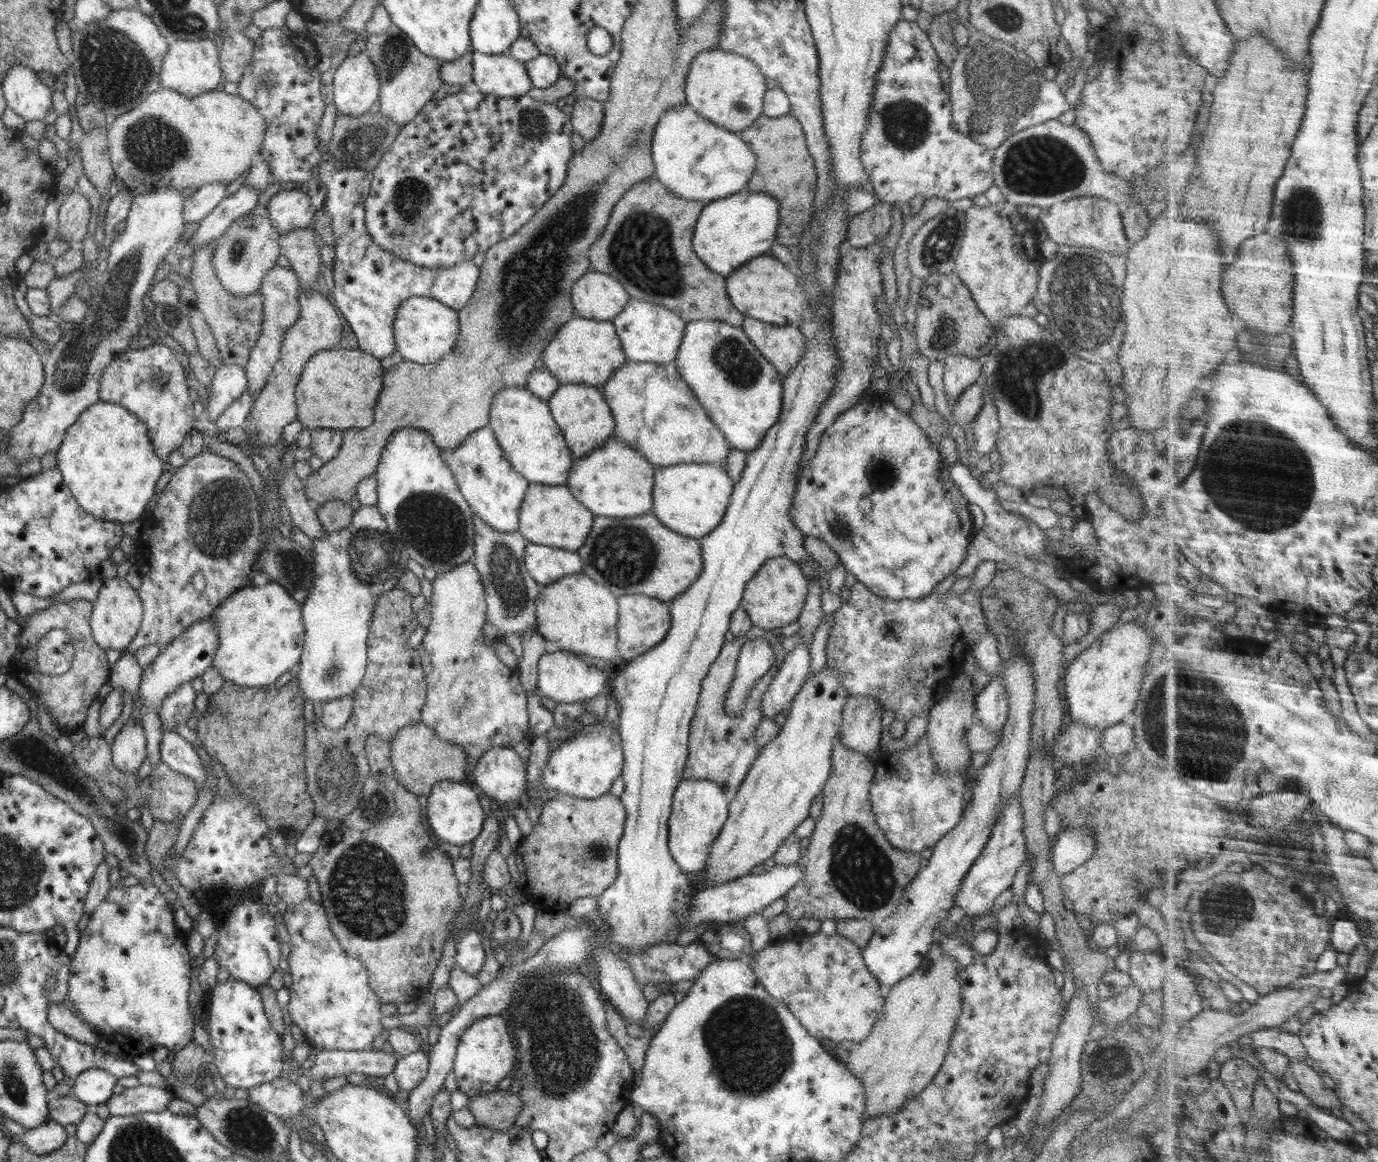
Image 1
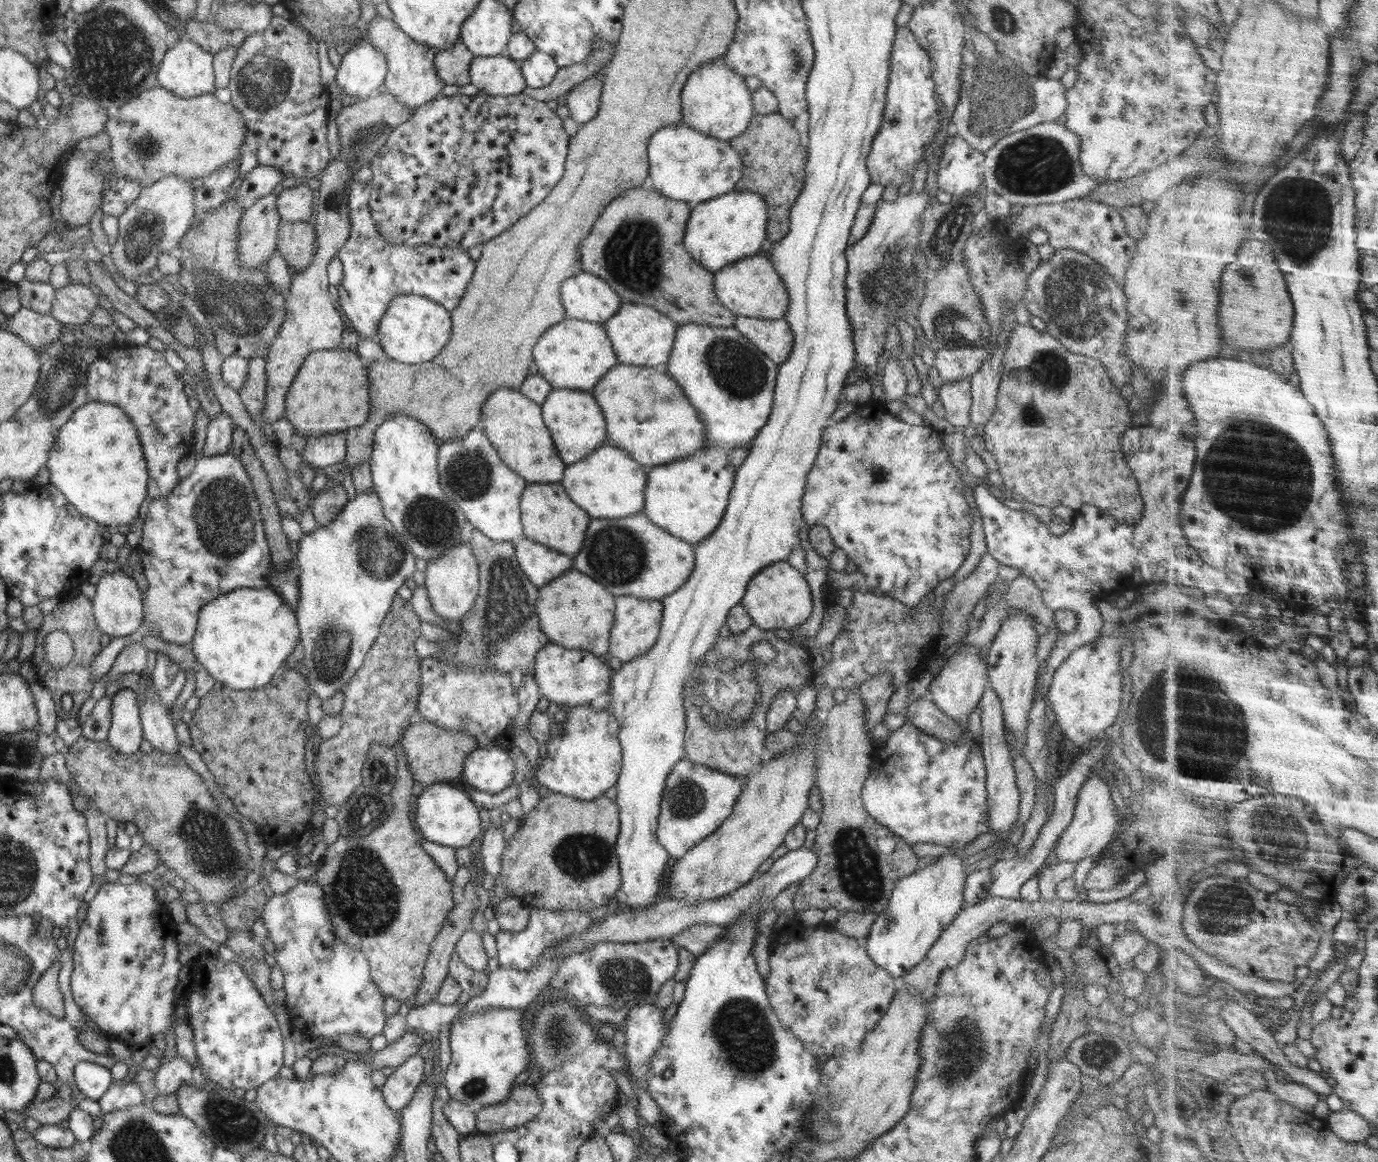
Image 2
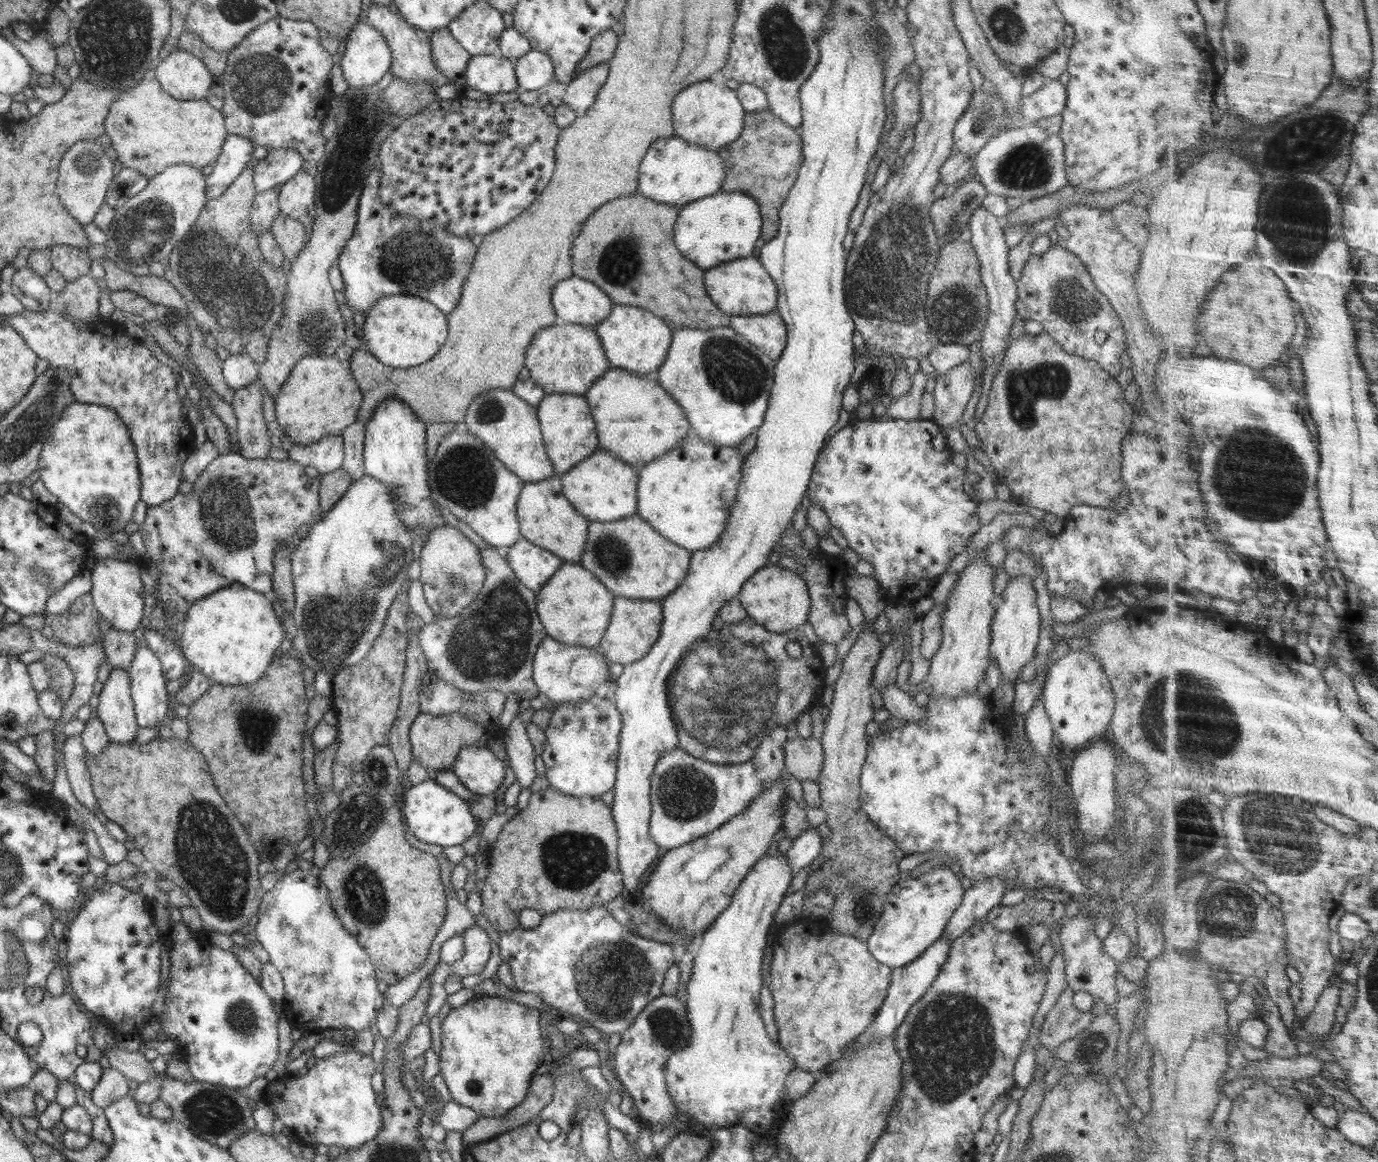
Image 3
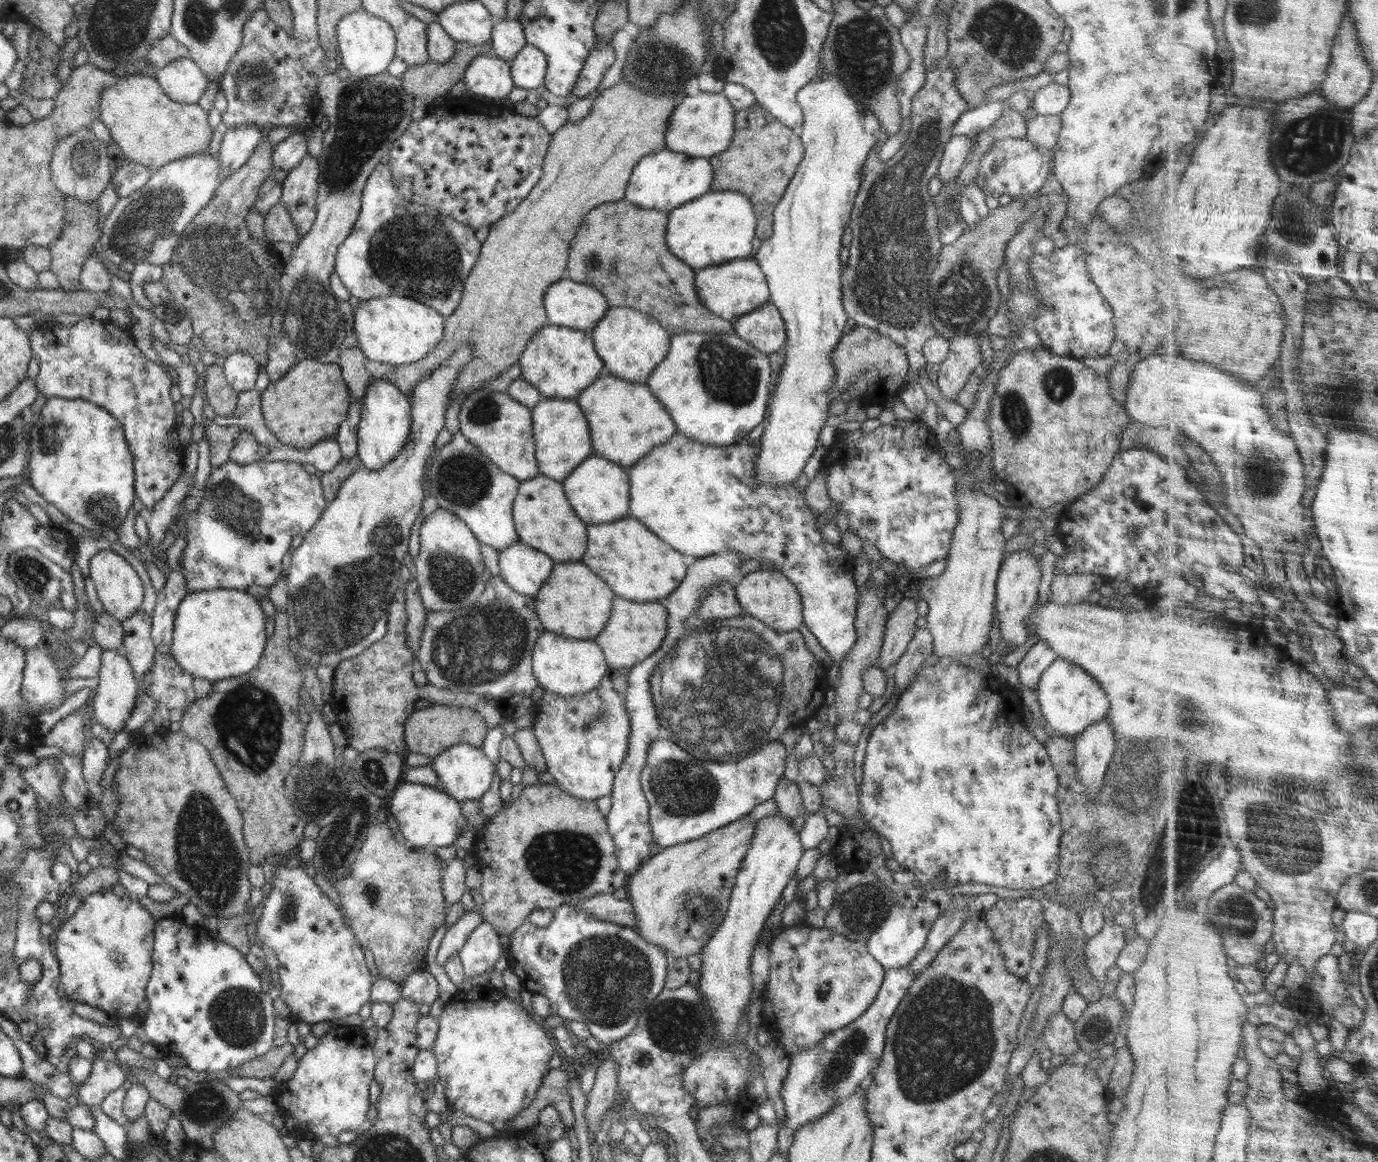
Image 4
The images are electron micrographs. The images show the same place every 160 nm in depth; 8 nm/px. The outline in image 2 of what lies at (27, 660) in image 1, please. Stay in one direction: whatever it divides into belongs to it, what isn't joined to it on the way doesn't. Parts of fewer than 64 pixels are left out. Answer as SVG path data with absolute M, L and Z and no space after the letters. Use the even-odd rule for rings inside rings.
M79 594L78 597L70 598L62 602L52 612L44 615L41 627L37 630L35 653L30 660L32 660L35 665L38 682L51 692L51 697L56 703L57 716L60 720L78 718L81 706L84 704L84 701L91 696L94 685L97 682L97 680L93 678L90 665L94 660L95 654L101 649L100 636L102 632L98 628L93 616L92 601L85 595ZM55 630L63 630L66 634L69 634L74 643L74 656L72 660L62 668L50 666L44 658L44 639ZM64 694L70 694L73 698L73 707L68 712L62 710L61 698Z

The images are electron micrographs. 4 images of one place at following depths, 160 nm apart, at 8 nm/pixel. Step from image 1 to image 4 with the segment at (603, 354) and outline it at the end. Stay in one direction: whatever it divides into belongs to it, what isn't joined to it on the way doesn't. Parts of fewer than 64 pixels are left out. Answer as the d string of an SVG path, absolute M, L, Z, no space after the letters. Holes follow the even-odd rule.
M546 324L528 342L518 360L521 378L535 386L545 399L576 400L581 390L605 373L590 332Z

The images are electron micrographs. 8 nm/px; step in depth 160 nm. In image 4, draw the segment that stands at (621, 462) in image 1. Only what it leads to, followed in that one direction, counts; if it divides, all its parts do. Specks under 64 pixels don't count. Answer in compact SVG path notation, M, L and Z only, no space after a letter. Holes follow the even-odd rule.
M585 458L563 481L563 491L570 506L585 524L602 524L617 521L629 512L629 473L606 458Z

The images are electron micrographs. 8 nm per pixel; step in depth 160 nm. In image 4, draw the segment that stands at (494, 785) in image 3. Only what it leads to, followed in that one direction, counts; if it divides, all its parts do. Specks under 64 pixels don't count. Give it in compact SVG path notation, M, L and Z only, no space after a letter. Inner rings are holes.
M464 743L446 748L440 756L431 759L429 766L438 775L441 791L459 803L468 800L480 800L490 789L496 771L496 767L482 749Z

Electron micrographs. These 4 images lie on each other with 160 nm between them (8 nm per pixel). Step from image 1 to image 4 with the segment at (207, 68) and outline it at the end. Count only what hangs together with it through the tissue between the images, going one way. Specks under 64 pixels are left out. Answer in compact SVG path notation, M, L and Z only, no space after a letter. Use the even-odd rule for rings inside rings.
M190 57L169 62L158 69L155 79L174 102L186 104L196 104L210 83Z

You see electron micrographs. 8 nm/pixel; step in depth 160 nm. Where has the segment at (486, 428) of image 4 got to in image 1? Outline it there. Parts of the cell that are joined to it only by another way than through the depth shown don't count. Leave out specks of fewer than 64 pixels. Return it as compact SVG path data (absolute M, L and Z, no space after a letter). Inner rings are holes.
M526 388L502 389L492 400L488 426L494 431L504 458L530 483L550 486L566 484L574 459L550 413L548 402L540 400Z

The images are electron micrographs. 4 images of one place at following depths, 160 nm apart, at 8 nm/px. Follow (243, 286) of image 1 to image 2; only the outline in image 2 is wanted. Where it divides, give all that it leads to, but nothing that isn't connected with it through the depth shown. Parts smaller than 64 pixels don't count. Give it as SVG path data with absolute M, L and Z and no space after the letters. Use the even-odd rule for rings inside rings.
M270 193L249 206L238 225L240 268L263 270L263 265L277 250L277 232L281 221L277 196Z

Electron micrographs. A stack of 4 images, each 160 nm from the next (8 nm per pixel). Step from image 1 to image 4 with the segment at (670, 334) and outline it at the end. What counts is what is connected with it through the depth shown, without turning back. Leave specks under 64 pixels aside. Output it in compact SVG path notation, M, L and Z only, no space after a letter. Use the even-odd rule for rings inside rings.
M610 307L590 334L605 366L604 374L636 383L647 380L668 354L671 342L671 336L655 318L627 307Z

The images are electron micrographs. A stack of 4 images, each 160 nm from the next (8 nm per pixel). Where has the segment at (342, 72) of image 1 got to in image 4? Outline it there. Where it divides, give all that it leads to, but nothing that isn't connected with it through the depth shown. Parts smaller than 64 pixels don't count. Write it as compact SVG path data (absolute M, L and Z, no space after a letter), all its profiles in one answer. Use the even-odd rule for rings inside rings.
M360 9L340 18L336 25L336 36L342 56L340 67L348 70L350 77L371 77L387 72L396 46L396 35L388 22Z

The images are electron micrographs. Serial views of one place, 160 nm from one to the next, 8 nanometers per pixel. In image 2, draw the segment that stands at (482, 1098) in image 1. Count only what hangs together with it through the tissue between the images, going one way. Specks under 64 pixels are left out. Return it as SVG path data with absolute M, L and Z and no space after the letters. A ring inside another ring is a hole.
M513 1085L504 1102L485 1106L475 1112L477 1133L500 1133L518 1128L540 1114L543 1102L533 1085Z

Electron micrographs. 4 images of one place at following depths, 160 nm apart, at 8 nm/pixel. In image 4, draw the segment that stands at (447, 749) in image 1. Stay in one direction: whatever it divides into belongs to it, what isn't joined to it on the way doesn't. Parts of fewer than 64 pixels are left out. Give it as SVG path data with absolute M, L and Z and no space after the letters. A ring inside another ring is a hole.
M432 703L422 710L415 709L405 720L403 739L405 747L430 758L440 756L446 748L464 743L478 749L483 748L483 742L489 728L478 711L465 707Z

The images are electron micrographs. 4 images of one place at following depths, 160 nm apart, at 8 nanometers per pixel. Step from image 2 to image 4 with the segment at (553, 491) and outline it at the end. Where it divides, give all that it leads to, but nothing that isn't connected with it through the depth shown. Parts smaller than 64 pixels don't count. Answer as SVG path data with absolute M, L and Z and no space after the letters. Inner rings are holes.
M538 475L525 481L520 481L519 491L513 502L513 521L520 542L532 546L536 550L547 554L555 562L574 562L580 560L586 552L586 526L574 509L563 491L563 484L554 478Z

